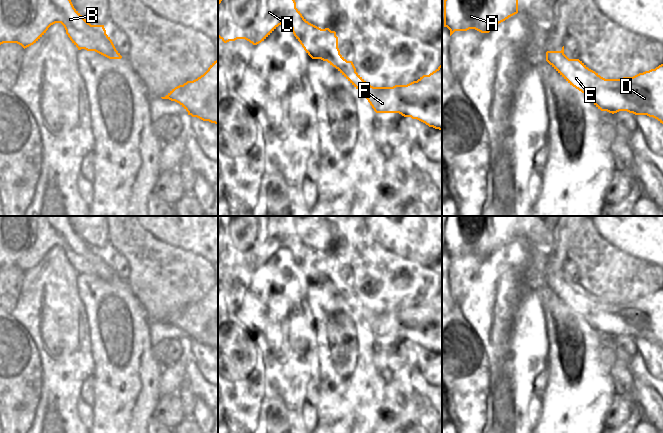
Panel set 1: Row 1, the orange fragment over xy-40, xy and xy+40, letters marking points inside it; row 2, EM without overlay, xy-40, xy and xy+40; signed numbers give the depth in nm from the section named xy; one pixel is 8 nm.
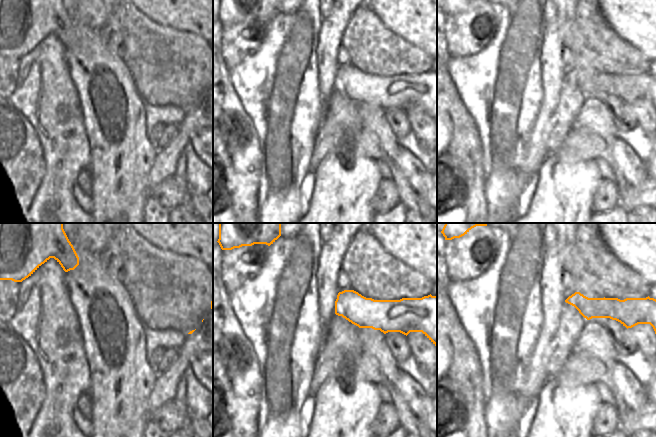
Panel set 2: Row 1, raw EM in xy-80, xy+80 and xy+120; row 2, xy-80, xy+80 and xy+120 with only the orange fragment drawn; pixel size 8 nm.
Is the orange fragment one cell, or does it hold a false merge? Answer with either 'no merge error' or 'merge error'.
no merge error

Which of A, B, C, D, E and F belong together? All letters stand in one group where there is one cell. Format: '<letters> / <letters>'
A B C D E F

